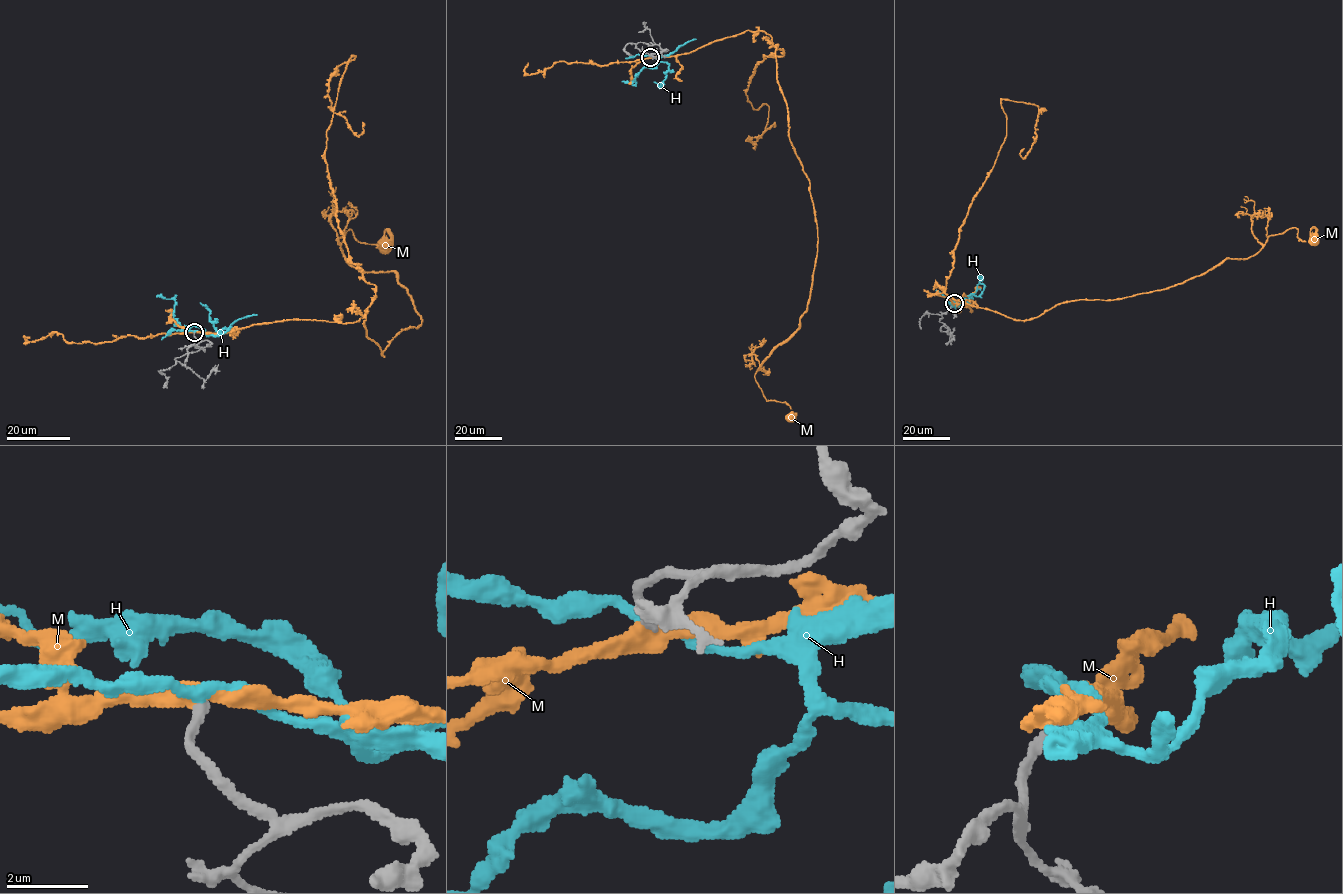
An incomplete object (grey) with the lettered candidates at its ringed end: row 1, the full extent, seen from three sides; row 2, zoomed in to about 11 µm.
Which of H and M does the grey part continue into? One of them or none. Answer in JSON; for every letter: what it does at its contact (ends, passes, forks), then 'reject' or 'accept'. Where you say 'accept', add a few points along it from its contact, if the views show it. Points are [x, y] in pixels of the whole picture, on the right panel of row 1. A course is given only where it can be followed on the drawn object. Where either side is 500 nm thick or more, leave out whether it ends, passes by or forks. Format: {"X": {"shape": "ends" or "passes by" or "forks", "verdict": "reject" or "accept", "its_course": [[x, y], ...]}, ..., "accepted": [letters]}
{"H": {"shape": "passes by", "verdict": "reject"}, "M": {"shape": "passes by", "verdict": "reject"}, "accepted": []}

